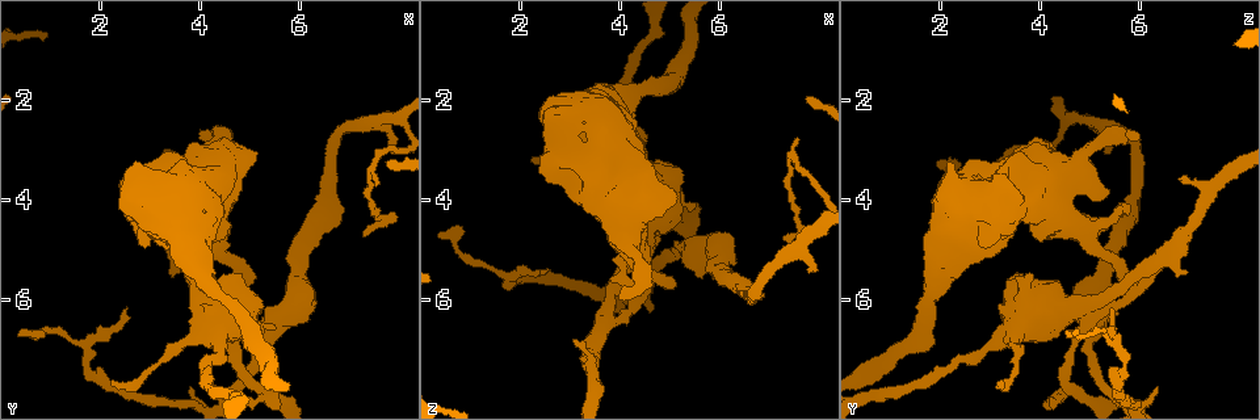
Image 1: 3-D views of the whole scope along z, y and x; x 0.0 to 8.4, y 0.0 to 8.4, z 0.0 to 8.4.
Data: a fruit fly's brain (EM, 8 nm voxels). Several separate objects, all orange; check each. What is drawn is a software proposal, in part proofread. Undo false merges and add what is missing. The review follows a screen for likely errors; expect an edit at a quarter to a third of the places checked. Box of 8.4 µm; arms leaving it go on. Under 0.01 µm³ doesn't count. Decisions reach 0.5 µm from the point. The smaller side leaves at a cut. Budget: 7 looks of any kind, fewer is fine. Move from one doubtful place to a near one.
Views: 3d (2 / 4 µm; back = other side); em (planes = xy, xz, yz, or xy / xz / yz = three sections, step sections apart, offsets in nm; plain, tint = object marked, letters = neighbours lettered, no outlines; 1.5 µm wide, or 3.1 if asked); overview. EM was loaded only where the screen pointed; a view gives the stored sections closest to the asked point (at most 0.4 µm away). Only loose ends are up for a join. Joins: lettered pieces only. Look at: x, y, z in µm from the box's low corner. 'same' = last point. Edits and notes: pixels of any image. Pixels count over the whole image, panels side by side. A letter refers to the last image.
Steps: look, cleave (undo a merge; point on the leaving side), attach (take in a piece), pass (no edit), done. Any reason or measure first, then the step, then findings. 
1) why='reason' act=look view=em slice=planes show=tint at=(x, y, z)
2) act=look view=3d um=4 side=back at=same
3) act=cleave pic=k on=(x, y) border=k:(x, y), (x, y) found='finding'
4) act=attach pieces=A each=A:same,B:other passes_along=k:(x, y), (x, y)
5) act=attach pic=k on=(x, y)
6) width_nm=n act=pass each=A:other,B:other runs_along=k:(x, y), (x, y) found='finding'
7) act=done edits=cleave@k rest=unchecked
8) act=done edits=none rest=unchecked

why='thin end' act=look view=em slice=xy step=4 show=tint at=(2.50, 6.15, 5.45)

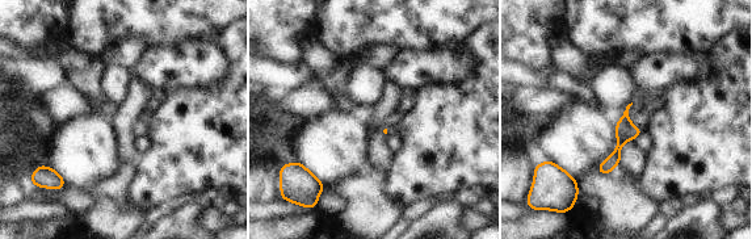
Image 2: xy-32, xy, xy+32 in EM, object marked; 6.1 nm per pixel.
why='another direction' act=look view=em slice=planes show=letters at=same

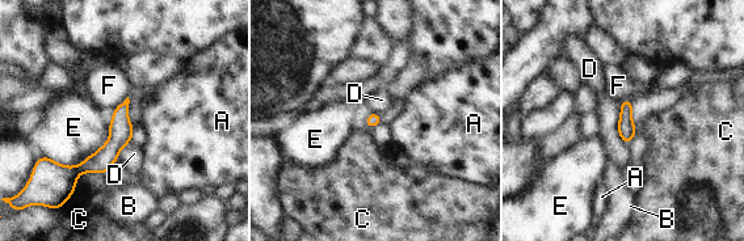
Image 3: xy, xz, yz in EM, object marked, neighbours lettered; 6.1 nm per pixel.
act=pass each=A:other,B:other,C:other,D:other,E:other,F:other border=3:(127, 96), (116, 108) found='no lettered piece goes on from it'

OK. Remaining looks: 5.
why='an open end' act=look view=em slice=xy step=8 show=letters at=(3.45, 5.45, 6.90)

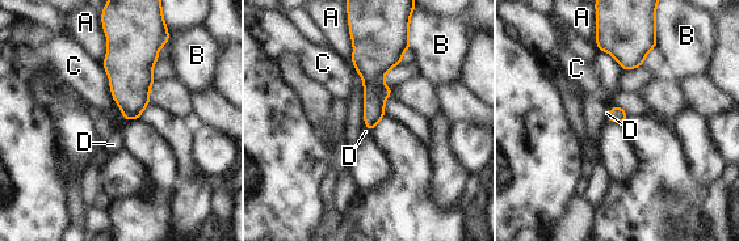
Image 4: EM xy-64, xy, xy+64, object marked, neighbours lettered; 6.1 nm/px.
act=look view=em slice=yz step=8 show=letters at=same

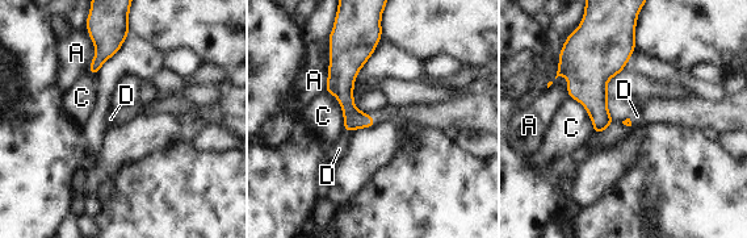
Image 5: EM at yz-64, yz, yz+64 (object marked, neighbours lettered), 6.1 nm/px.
act=attach pieces=D each=A:other,C:other,D:same passes_along=5:(353, 118), (349, 133), (339, 149) found='it goes on there'

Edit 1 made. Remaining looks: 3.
act=done edits=attach@5 rest=unchecked

